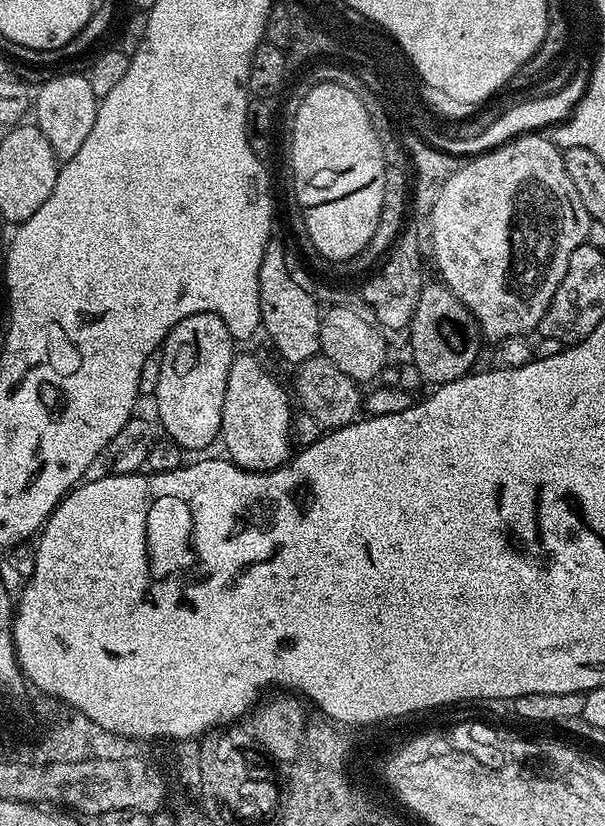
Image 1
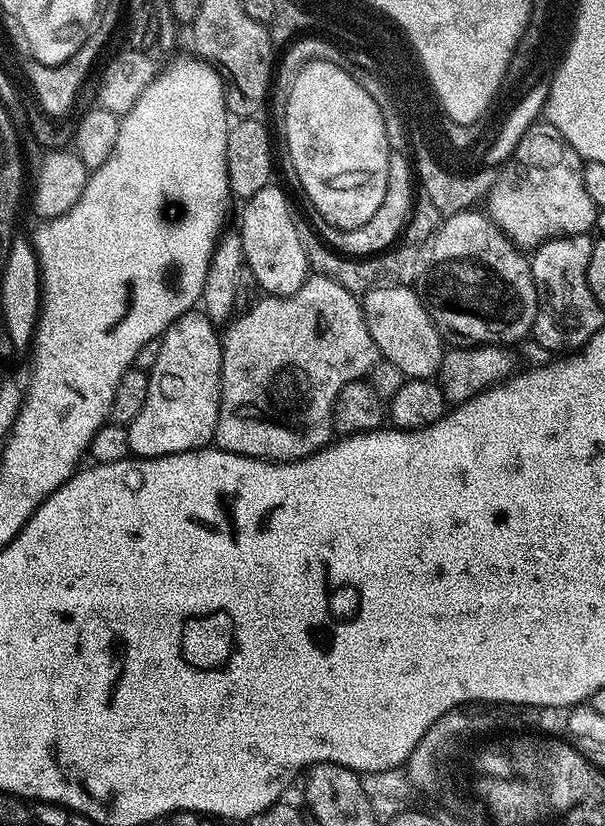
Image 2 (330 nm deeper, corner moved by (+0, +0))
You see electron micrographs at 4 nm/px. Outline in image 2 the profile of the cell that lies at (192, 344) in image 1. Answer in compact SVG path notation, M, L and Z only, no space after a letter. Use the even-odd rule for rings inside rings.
M202 310L182 314L160 337L158 362L147 373L149 392L145 405L134 420L127 425L131 455L136 458L173 456L176 452L189 452L213 443L216 423L220 413L220 367L224 361L222 336L217 325Z

